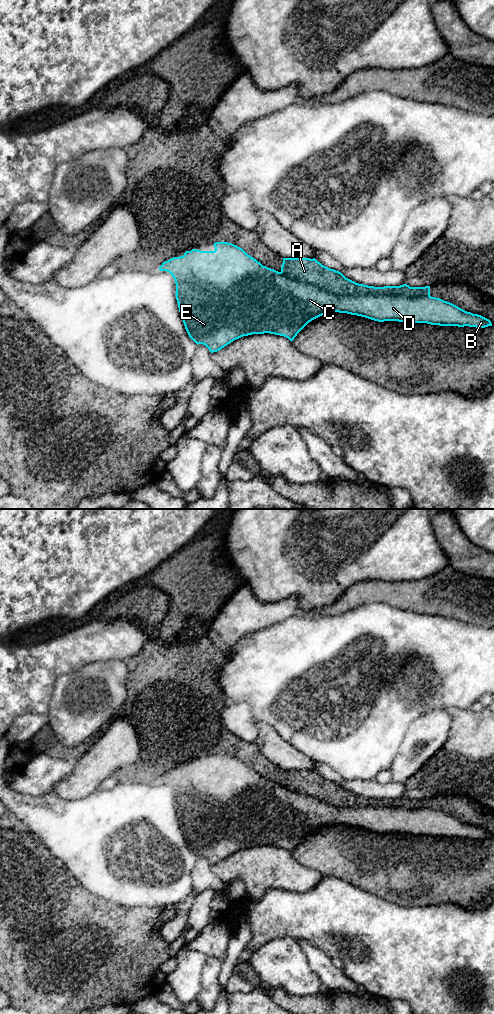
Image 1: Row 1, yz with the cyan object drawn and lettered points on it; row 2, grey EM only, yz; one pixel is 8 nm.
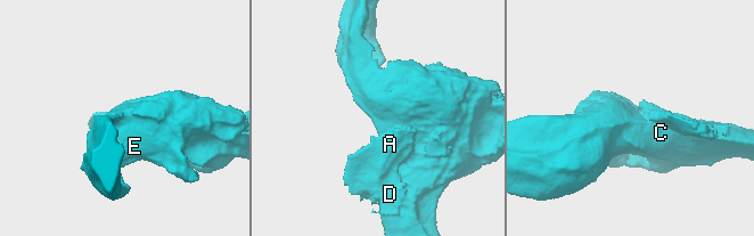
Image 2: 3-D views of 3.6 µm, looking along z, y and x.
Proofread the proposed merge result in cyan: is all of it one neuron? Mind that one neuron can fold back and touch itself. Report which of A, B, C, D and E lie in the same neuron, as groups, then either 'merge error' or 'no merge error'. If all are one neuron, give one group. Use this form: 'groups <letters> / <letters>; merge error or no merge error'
groups A / B C D E; merge error

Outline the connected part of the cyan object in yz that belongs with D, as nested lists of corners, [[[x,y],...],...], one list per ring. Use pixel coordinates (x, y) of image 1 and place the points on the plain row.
[[[215,754],[214,763],[192,761],[183,768],[173,769],[162,775],[160,783],[169,784],[176,796],[176,812],[189,849],[198,857],[205,857],[211,865],[217,864],[243,848],[270,845],[293,853],[297,846],[312,832],[329,825],[347,825],[374,833],[427,835],[439,838],[485,840],[492,838],[489,831],[431,808],[408,809],[398,807],[337,807],[314,797],[291,791],[281,784],[263,778],[242,760],[228,754]]]

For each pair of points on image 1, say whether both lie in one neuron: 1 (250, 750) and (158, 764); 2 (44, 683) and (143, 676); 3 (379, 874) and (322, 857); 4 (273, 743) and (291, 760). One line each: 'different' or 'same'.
1: same
2: different
3: same
4: same

